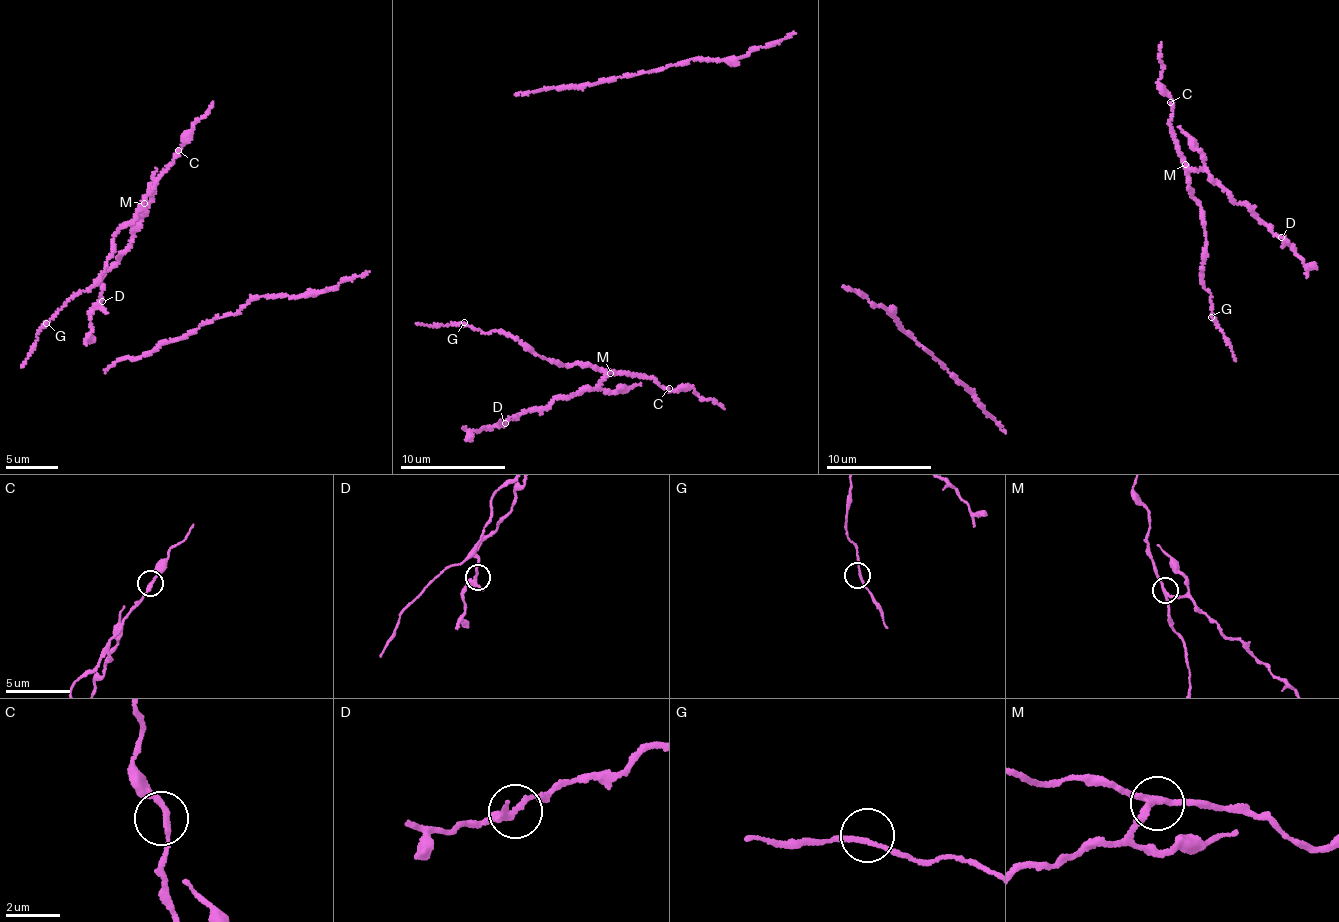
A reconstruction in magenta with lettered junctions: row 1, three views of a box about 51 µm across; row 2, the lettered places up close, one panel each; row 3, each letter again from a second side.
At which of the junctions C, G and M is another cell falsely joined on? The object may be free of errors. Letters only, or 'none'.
M

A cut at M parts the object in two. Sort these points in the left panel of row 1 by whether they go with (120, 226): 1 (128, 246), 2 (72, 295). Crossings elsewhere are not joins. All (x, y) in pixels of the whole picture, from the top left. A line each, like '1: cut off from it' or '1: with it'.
1: cut off from it
2: with it

